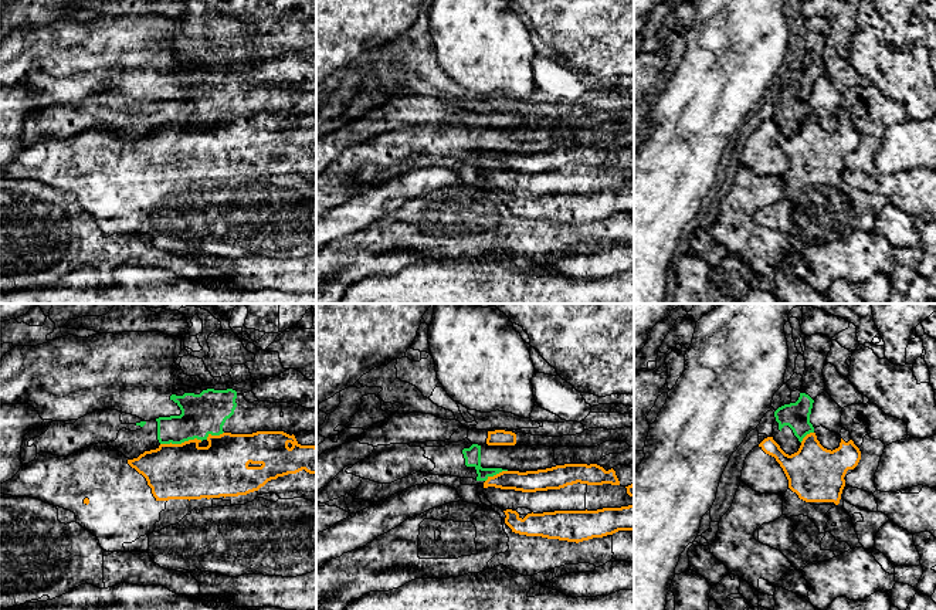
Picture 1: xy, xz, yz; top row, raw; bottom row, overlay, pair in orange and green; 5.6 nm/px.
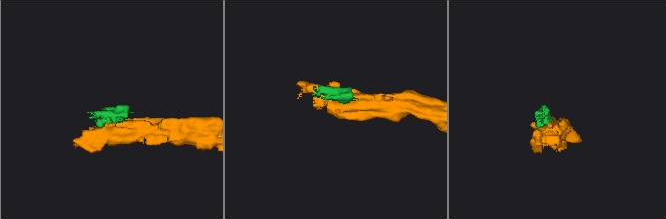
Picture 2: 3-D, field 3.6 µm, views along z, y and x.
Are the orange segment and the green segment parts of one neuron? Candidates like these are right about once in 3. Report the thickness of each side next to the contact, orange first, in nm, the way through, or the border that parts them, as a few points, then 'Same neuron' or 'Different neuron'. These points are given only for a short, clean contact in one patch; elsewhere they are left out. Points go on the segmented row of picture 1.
Thickness 320 nm (orange) against 240 nm. Boundary: xy (202, 440), (192, 439), (180, 443), (160, 444). Different neuron

